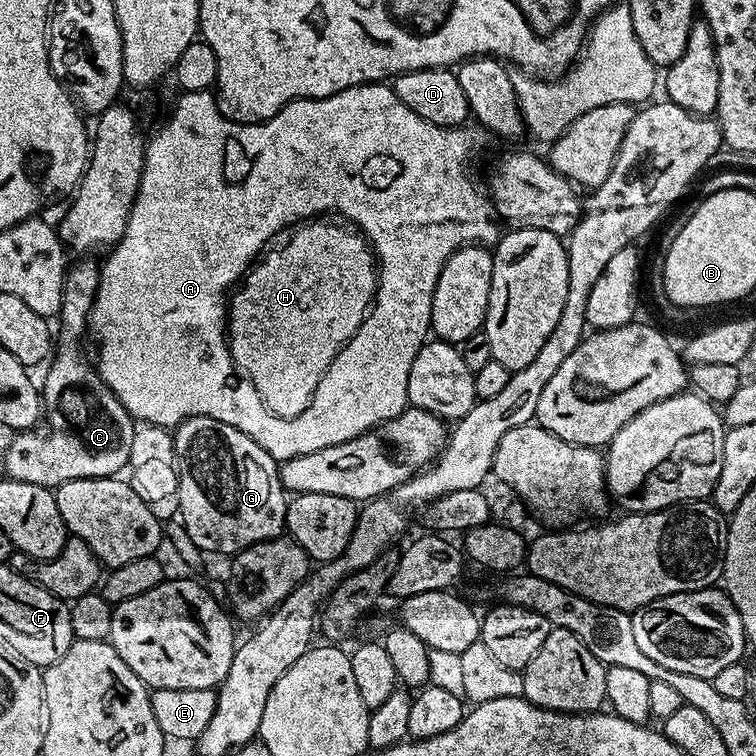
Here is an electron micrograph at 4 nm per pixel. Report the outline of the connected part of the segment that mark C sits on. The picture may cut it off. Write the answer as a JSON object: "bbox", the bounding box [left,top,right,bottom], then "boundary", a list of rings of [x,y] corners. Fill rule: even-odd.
{"bbox":[3,258,137,489],"boundary":[[[80,258],[76,265],[67,269],[64,278],[64,293],[62,294],[62,306],[58,313],[58,321],[60,320],[60,332],[58,328],[58,335],[54,340],[54,355],[51,357],[50,363],[47,365],[48,373],[44,376],[44,384],[42,383],[42,423],[31,430],[20,430],[15,433],[16,436],[8,444],[8,449],[4,452],[4,472],[3,475],[10,480],[17,480],[18,482],[34,482],[34,486],[42,486],[43,488],[56,489],[60,484],[65,484],[71,480],[93,480],[99,476],[115,477],[117,474],[123,473],[128,467],[128,459],[130,458],[130,442],[134,442],[134,434],[137,430],[137,425],[134,423],[132,416],[122,406],[122,402],[110,390],[110,386],[106,386],[106,382],[101,378],[99,372],[95,367],[84,357],[84,348],[80,343],[84,340],[84,332],[89,331],[90,317],[92,314],[92,307],[96,301],[98,294],[98,286],[100,285],[100,268],[95,264],[95,259]]]}

